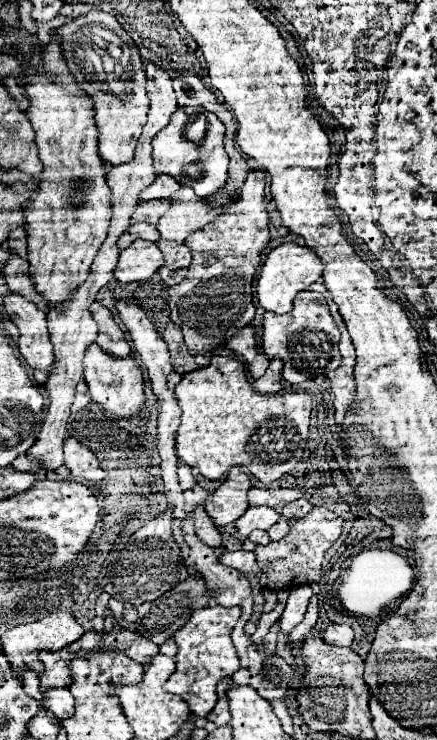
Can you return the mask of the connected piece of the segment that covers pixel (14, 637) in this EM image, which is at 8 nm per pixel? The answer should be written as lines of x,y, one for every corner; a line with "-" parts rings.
54,612
42,620
22,624
2,636
2,648
10,664
38,660
42,650
60,650
82,636
82,626
70,612

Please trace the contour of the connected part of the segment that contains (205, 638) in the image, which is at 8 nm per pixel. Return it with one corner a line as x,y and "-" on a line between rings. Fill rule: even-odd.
206,606
196,612
192,612
190,620
172,636
178,652
174,656
176,660
176,672
168,678
164,684
164,690
170,694
180,696
188,702
190,710
196,716
206,716
216,706
216,684
224,676
232,676
236,668
240,668
236,648
232,644
230,632
240,618
240,608
224,608
224,606

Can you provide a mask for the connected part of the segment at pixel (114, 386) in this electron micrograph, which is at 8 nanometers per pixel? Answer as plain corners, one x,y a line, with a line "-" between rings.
92,344
84,354
84,382
92,400
102,408
102,412
108,412
118,418
134,418
142,412
144,380
140,364
134,358
112,358
98,344

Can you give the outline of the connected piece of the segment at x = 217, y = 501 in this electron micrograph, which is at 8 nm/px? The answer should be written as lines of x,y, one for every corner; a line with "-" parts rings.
232,468
228,472
228,478
222,482
222,486
204,502
204,508
216,526
232,524
248,510
246,494
250,486
248,474
244,474
240,468

